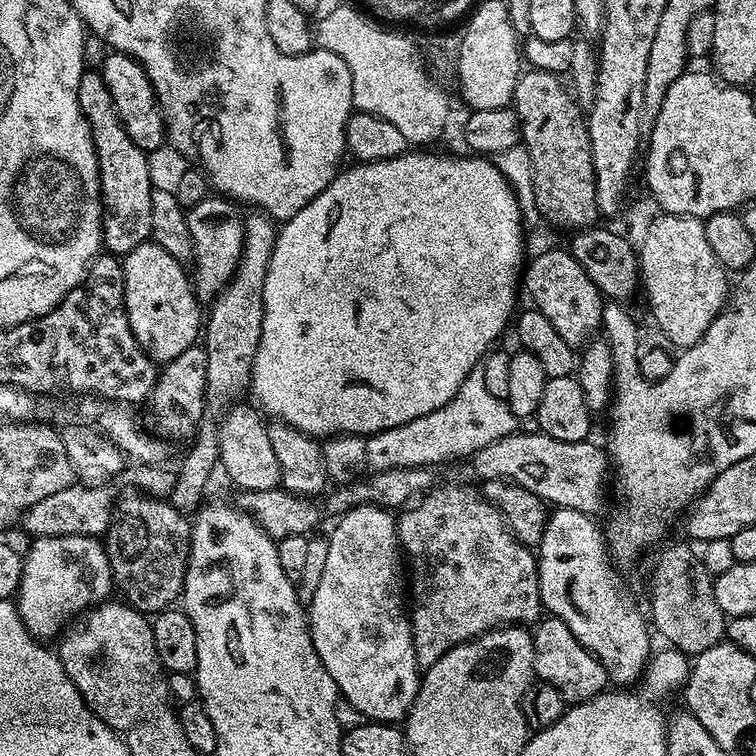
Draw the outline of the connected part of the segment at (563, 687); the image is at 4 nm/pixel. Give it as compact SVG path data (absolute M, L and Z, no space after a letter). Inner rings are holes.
M548 616L541 619L535 625L532 637L534 646L534 670L535 679L542 684L554 686L558 694L562 694L565 705L582 704L587 700L592 700L599 692L605 691L609 687L610 681L602 662L570 634L570 626L562 622L556 616Z

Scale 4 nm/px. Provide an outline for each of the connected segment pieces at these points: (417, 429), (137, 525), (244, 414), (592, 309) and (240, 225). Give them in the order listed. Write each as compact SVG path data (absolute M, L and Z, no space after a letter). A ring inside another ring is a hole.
M478 366L470 370L470 374L466 374L462 386L458 386L458 394L454 394L454 398L450 398L446 406L422 418L414 418L414 422L373 432L367 437L367 467L372 472L381 472L395 468L437 466L436 464L444 464L447 460L456 460L459 456L472 458L478 450L502 438L513 436L521 428L521 417L512 413L507 400L494 398L494 394L486 390L486 374L483 367Z
M131 494L115 501L106 533L112 583L132 608L155 614L181 599L188 569L190 520L167 499Z
M237 402L231 405L218 420L220 430L219 467L222 472L224 468L225 474L244 492L270 490L280 483L280 467L278 458L274 458L274 449L270 447L268 424L265 417L255 407L252 408L247 408L244 402Z
M552 248L549 252L540 252L536 257L529 259L526 264L526 271L522 276L523 287L528 287L528 292L532 295L531 307L537 312L546 314L546 318L558 330L558 335L564 341L577 350L583 349L597 334L604 318L605 297L601 296L598 286L590 282L590 274L578 266L578 262L572 256L571 251L560 248Z
M210 194L193 208L187 209L188 229L192 231L190 279L201 301L214 301L236 273L236 264L240 261L244 245L244 216L239 210L233 201L219 194Z

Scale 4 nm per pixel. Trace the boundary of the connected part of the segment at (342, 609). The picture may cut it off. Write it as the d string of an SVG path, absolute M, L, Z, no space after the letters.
M363 504L354 510L344 513L335 521L336 529L328 536L330 551L326 558L326 567L322 570L322 579L318 581L318 590L314 590L310 607L307 609L308 623L312 630L312 641L314 650L326 666L330 678L334 678L337 693L356 710L362 713L365 721L368 722L400 722L407 717L412 709L414 698L420 689L420 678L422 669L416 657L416 647L412 637L412 622L409 609L406 607L406 560L402 555L400 546L400 535L396 532L397 517L387 508L380 507L379 504Z

